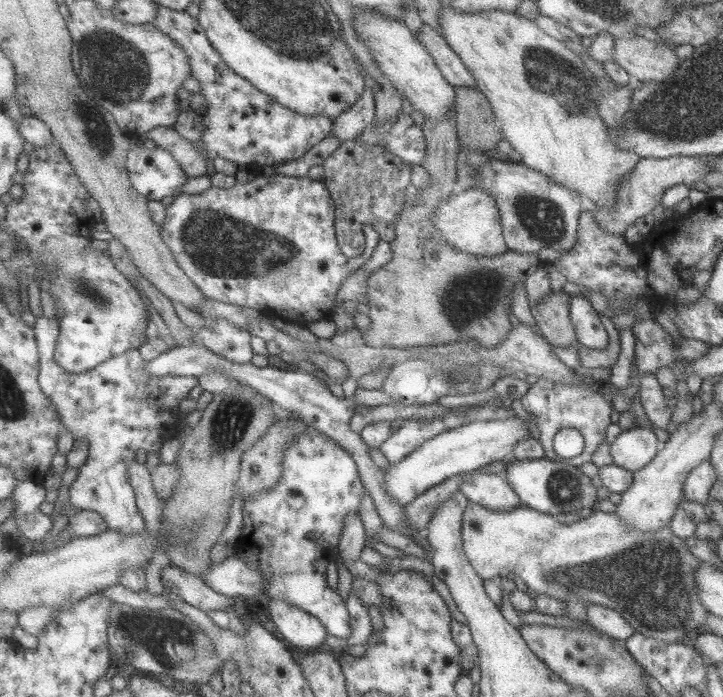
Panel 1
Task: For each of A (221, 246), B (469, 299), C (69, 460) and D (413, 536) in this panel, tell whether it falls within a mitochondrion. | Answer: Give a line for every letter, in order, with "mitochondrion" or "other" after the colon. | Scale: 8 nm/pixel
A: mitochondrion
B: mitochondrion
C: other
D: other

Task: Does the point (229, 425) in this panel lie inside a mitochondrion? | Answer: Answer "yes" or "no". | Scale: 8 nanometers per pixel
yes

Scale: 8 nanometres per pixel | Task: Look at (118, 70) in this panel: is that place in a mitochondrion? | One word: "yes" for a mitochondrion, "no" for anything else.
yes

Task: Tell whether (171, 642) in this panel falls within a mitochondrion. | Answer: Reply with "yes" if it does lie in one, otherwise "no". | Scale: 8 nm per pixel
yes

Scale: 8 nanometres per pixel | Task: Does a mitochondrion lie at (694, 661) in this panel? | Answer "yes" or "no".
no

